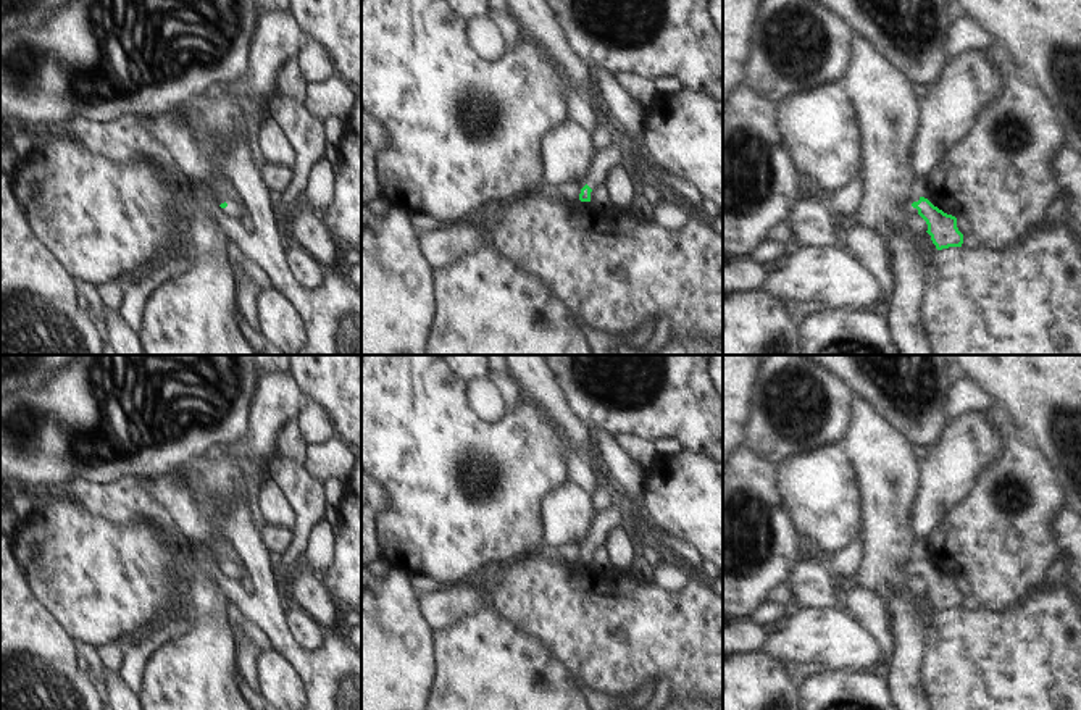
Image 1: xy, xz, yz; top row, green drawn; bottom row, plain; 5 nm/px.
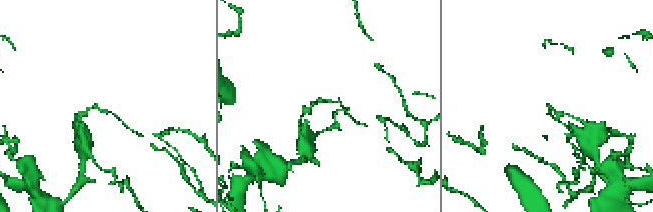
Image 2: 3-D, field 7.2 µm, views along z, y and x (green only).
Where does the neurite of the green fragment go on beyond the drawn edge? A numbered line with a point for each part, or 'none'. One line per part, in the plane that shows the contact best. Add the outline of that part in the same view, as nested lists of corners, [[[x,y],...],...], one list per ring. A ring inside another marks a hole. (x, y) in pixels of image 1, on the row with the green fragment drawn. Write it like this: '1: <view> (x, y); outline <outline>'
1: yz (905, 207); outline [[[912,195],[908,200],[899,203],[897,210],[899,213],[905,215],[905,216],[913,216],[918,215],[918,210],[912,207],[913,202],[918,202],[920,197]]]

